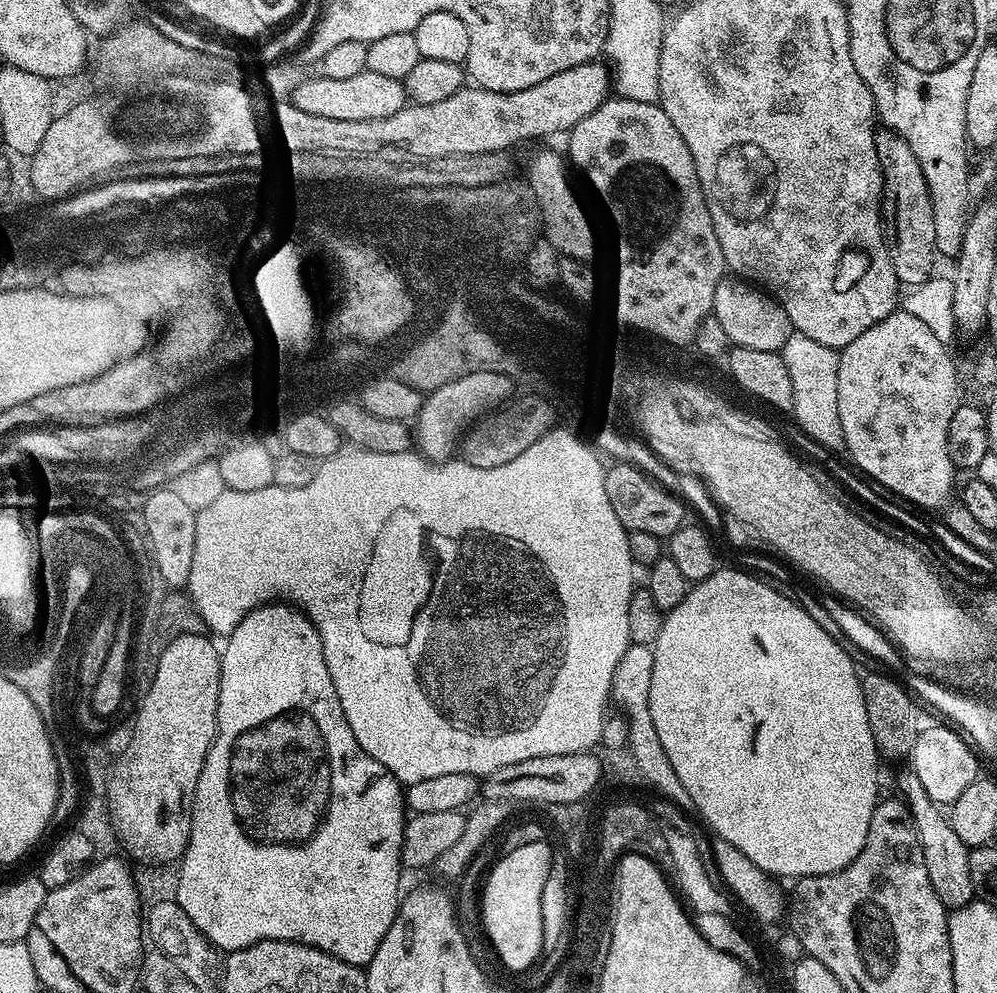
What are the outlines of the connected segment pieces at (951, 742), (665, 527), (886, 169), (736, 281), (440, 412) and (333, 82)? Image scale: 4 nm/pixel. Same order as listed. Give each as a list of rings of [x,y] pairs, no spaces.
[[[947,723],[921,727],[916,733],[916,741],[910,757],[910,771],[918,774],[926,794],[938,806],[951,806],[971,783],[978,779],[976,772],[977,753],[971,743],[956,728]]]
[[[613,463],[604,473],[606,478],[606,495],[610,498],[610,506],[614,506],[614,514],[618,514],[618,522],[627,528],[629,533],[641,532],[667,538],[684,527],[686,504],[677,495],[673,495],[663,485],[657,483],[647,473],[634,465]]]
[[[882,128],[877,131],[875,149],[878,151],[883,178],[881,215],[889,264],[901,285],[913,288],[931,277],[936,259],[933,208],[929,200],[928,183],[909,143],[893,130]]]
[[[725,274],[718,282],[718,290],[714,296],[714,306],[712,310],[714,319],[718,322],[722,322],[722,330],[726,330],[729,341],[737,348],[767,348],[769,350],[780,350],[783,349],[784,344],[794,333],[792,323],[786,314],[786,310],[776,301],[775,296],[735,274]]]
[[[476,373],[448,381],[440,388],[427,393],[420,406],[418,417],[420,429],[417,427],[414,432],[414,440],[419,451],[429,461],[447,461],[457,451],[464,433],[477,420],[497,411],[509,399],[507,396],[511,394],[512,389],[514,383],[510,377],[498,373]]]
[[[364,71],[362,74],[354,74],[354,78],[326,78],[319,74],[301,79],[300,85],[290,96],[291,103],[297,108],[306,110],[308,114],[318,114],[320,118],[339,118],[362,122],[362,118],[388,118],[390,114],[402,112],[406,107],[406,89],[403,80],[386,78],[383,74],[374,74]]]

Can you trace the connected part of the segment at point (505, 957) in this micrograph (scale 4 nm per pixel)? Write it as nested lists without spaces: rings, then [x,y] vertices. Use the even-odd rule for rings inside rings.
[[[547,839],[527,842],[526,846],[518,846],[518,850],[501,855],[491,865],[482,884],[483,927],[493,950],[512,974],[524,972],[528,967],[531,969],[541,959],[543,887],[550,874],[554,853],[553,846],[549,844]]]

